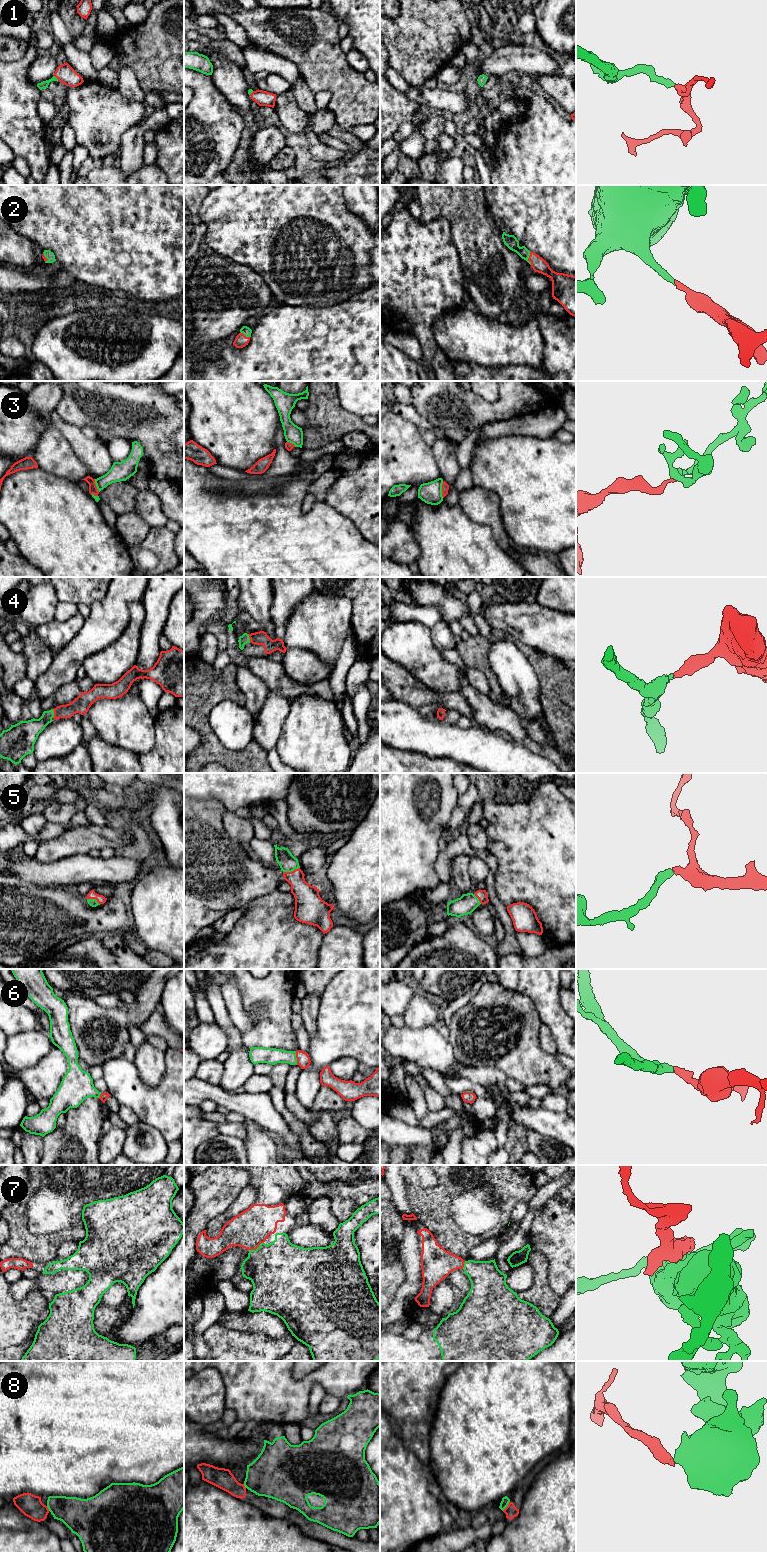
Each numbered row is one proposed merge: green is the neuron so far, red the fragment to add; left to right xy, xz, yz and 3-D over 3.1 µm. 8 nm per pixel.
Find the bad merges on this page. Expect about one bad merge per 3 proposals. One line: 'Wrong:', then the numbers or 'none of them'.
Wrong: 3, 8

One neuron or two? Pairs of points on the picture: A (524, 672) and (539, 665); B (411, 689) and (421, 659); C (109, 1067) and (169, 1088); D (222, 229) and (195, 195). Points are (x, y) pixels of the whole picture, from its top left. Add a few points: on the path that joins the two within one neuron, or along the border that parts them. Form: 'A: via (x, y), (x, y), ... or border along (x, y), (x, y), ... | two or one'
A: border along (519, 649), (534, 670), (541, 690) | two
B: border along (397, 663), (435, 691) | two
C: via (124, 1082), (134, 1092), (154, 1092) | one
D: border along (207, 195), (199, 210), (199, 217), (205, 225) | two

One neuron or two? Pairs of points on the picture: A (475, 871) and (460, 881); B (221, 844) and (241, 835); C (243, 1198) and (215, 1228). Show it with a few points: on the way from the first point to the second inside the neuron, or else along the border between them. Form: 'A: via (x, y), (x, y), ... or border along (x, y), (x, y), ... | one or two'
A: border along (469, 858), (468, 872), (473, 883) | two
B: border along (223, 817), (223, 827), (226, 833), (241, 843) | two
C: via (237, 1205), (221, 1221) | one

